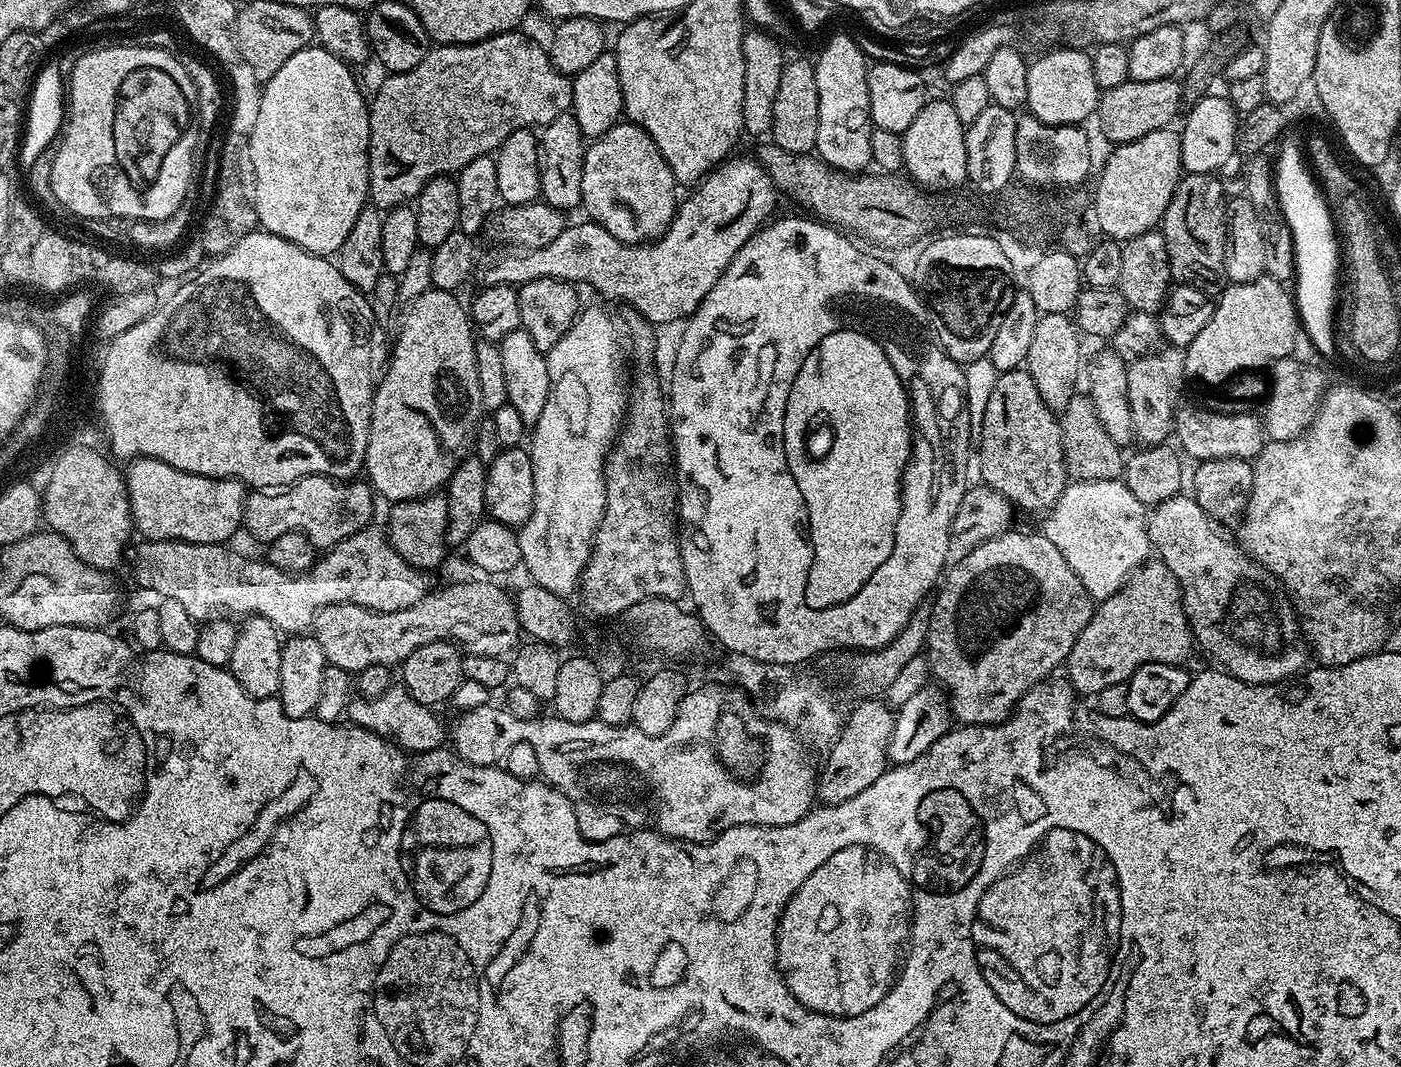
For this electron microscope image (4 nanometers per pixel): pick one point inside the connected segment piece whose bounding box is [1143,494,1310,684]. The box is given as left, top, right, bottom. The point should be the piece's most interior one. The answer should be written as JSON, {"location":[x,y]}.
{"location":[1239,616]}

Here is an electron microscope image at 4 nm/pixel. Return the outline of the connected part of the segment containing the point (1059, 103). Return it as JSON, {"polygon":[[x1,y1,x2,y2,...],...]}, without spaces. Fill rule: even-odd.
{"polygon":[[1057,46,1039,53,1032,60,1030,74,1031,107,1047,120,1087,125,1094,114,1094,106,1101,94,1096,56,1091,51,1075,46]]}

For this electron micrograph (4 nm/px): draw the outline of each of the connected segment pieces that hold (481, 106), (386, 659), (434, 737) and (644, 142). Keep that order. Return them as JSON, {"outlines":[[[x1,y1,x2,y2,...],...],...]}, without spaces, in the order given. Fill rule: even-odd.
{"outlines":[[[497,42,491,47,482,47,479,51,454,51,442,52,429,55,428,59,414,70,414,74,406,74,402,78,393,80,381,79,380,85,366,96,366,107,364,113,364,145,366,146,366,162,364,163,364,187,366,189,367,199,373,200,379,204,381,209,389,208,395,204,403,204,411,201,422,182,430,178,430,174,435,172,446,172,455,170,463,166,466,162,483,157,484,151,495,149,496,144,502,136,514,127,518,127,525,122,535,122,537,125,546,126,558,118,569,115,573,111,575,98,578,94,578,88,575,83,561,82,546,75,545,67,541,57,536,56,528,48,523,48,520,42]],[[488,578,480,579,484,580,468,580,465,584,452,584,441,592,429,591,428,595,422,597,414,606,393,612,375,612,357,604,331,604,317,610,311,631,316,637,318,646,322,646,325,661,346,670,349,674,360,674,368,666,375,664,403,665,404,659,414,650,418,650,418,646,426,646,426,642,439,640,449,641,473,656,504,656,521,643,522,629,516,606,513,597,507,596,496,585,499,583]],[[391,686,380,697,353,698,348,701,347,719,357,728,365,728,378,734,409,754,435,752,445,743,446,728,440,725,433,709,418,702,403,686]],[[631,122,613,129,605,138,591,141,588,145,585,177,582,180,582,208,588,212,587,217,592,222,604,227,623,244,641,245,663,236,678,209,677,186,672,168,652,136]]]}

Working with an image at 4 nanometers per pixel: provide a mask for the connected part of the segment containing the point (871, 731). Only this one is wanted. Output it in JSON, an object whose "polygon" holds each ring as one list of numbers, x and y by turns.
{"polygon":[[864,698,861,704,843,721,831,741,828,752,828,765,819,773,816,781,816,795,821,805,846,802,854,794,862,794,866,786,874,786,884,773,888,759,888,743,892,733,894,712,883,699]]}

